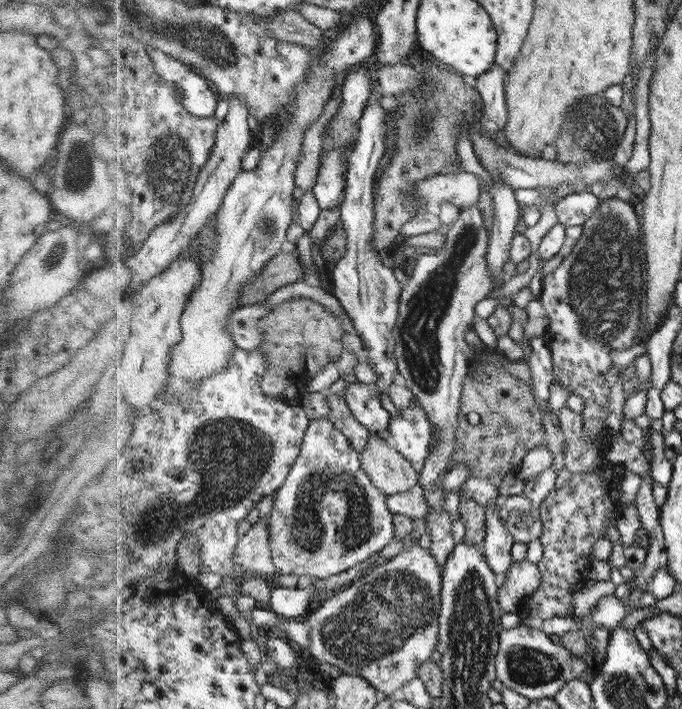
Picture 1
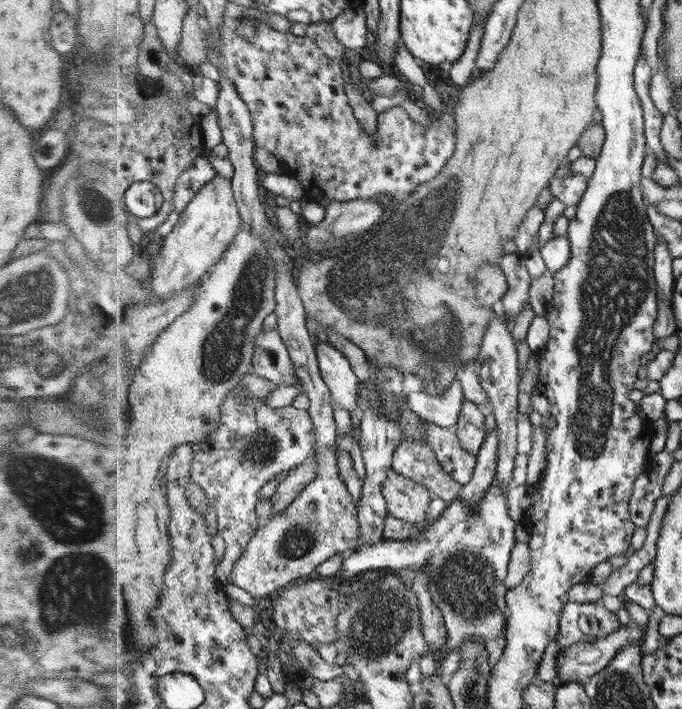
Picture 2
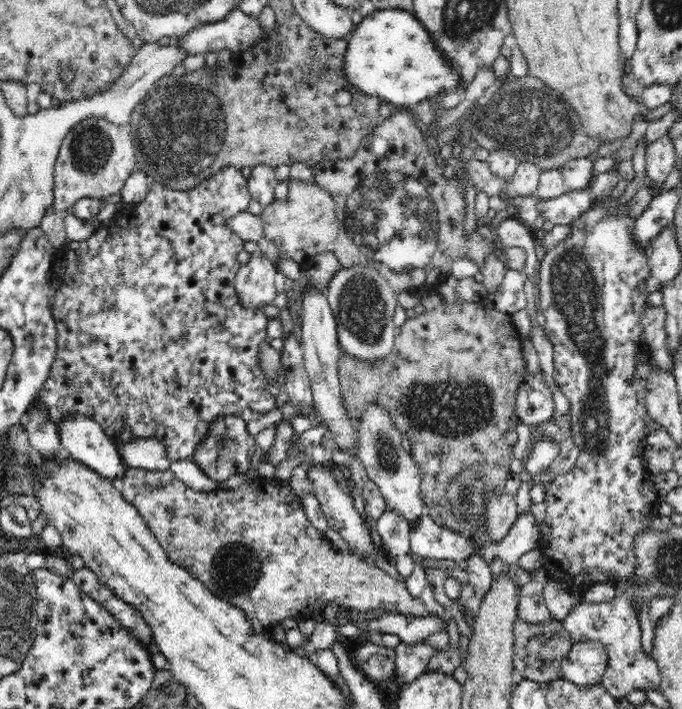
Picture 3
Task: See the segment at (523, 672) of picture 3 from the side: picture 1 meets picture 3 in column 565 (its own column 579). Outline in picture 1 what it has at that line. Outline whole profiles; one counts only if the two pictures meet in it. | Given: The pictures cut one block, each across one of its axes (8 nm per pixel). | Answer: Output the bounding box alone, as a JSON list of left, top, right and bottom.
[559,625,612,683]

